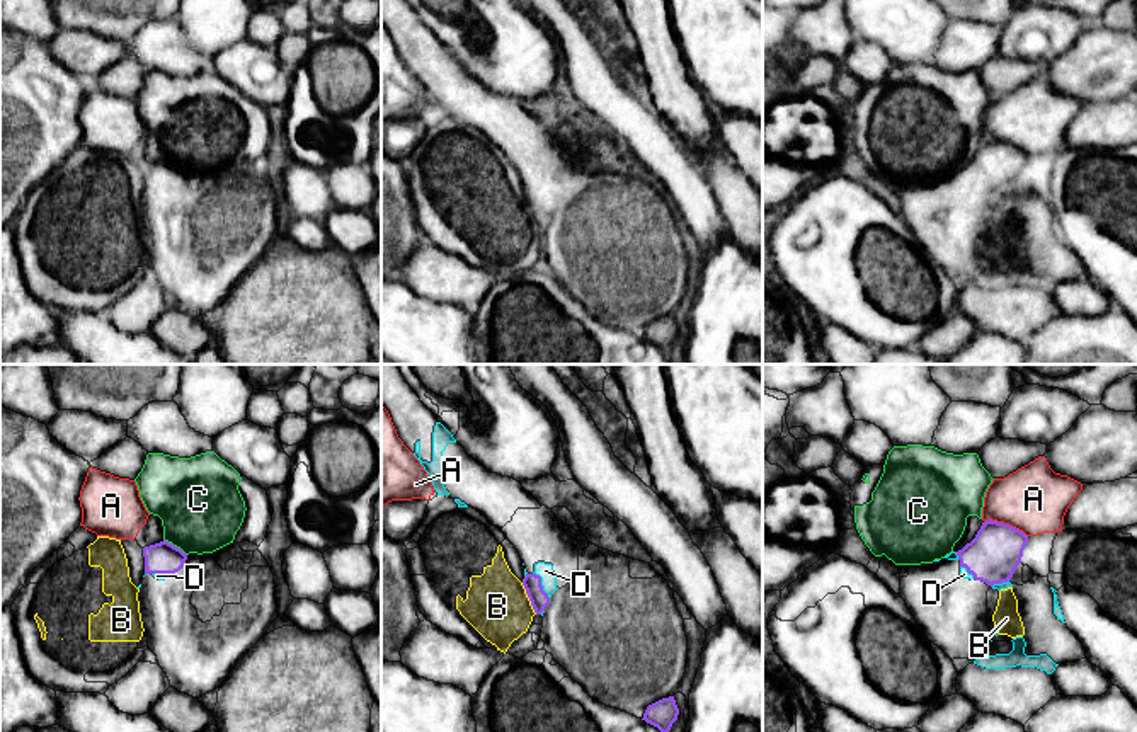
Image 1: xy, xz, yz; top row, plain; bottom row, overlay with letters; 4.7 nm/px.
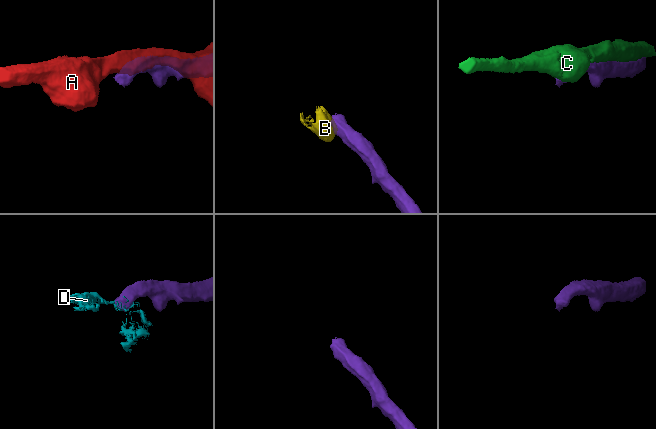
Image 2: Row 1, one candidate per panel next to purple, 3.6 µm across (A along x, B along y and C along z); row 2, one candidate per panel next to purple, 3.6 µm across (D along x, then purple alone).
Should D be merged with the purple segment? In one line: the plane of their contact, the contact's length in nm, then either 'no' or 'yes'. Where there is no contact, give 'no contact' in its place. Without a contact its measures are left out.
contact in xz; length 150 nm; yes

